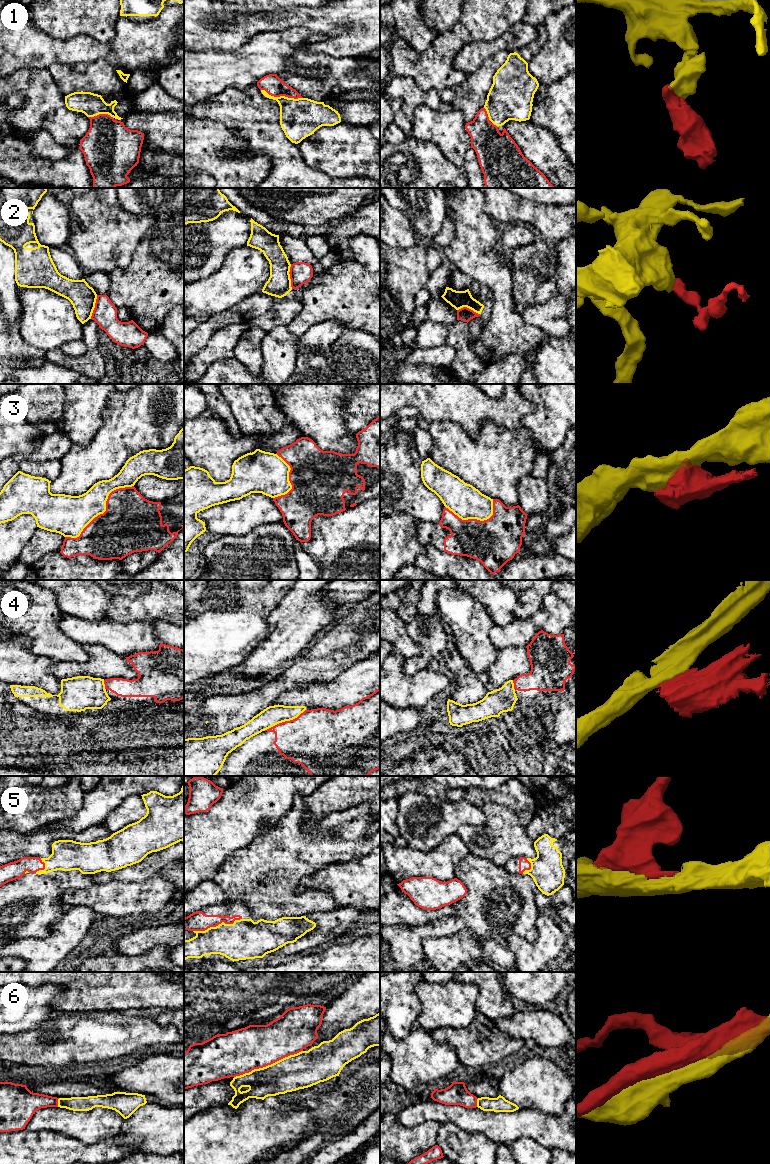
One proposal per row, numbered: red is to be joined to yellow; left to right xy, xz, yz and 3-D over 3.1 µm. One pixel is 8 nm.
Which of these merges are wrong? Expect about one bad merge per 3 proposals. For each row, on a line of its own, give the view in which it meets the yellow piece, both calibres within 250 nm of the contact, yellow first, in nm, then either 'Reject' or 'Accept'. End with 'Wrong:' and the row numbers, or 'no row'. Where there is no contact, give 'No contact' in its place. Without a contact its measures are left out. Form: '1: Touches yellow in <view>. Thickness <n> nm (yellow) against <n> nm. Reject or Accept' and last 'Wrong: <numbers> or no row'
1: Touches yellow in xz. Thickness 320 nm (yellow) against 160 nm. Accept
2: Touches yellow in xz. Thickness 190 nm (yellow) against 180 nm. Reject
3: Touches yellow in xy. Thickness 280 nm (yellow) against 460 nm. Reject
4: Touches yellow in xz. Thickness 160 nm (yellow) against 400 nm. Reject
5: Touches yellow in xz. Thickness 320 nm (yellow) against 160 nm. Accept
6: Touches yellow in xz. Thickness 280 nm (yellow) against 360 nm. Reject
Wrong: 2, 3, 4, 6

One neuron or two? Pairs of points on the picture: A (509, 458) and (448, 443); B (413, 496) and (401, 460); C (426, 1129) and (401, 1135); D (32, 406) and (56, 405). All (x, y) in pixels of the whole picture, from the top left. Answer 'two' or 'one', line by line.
A: one
B: one
C: one
D: one

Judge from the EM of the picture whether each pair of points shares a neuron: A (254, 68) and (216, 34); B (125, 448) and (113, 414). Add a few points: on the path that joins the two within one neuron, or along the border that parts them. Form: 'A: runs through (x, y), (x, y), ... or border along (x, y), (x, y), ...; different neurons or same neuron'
A: border along (253, 36), (238, 47), (229, 50); different neurons
B: runs through (125, 440), (125, 426), (121, 422); same neuron

